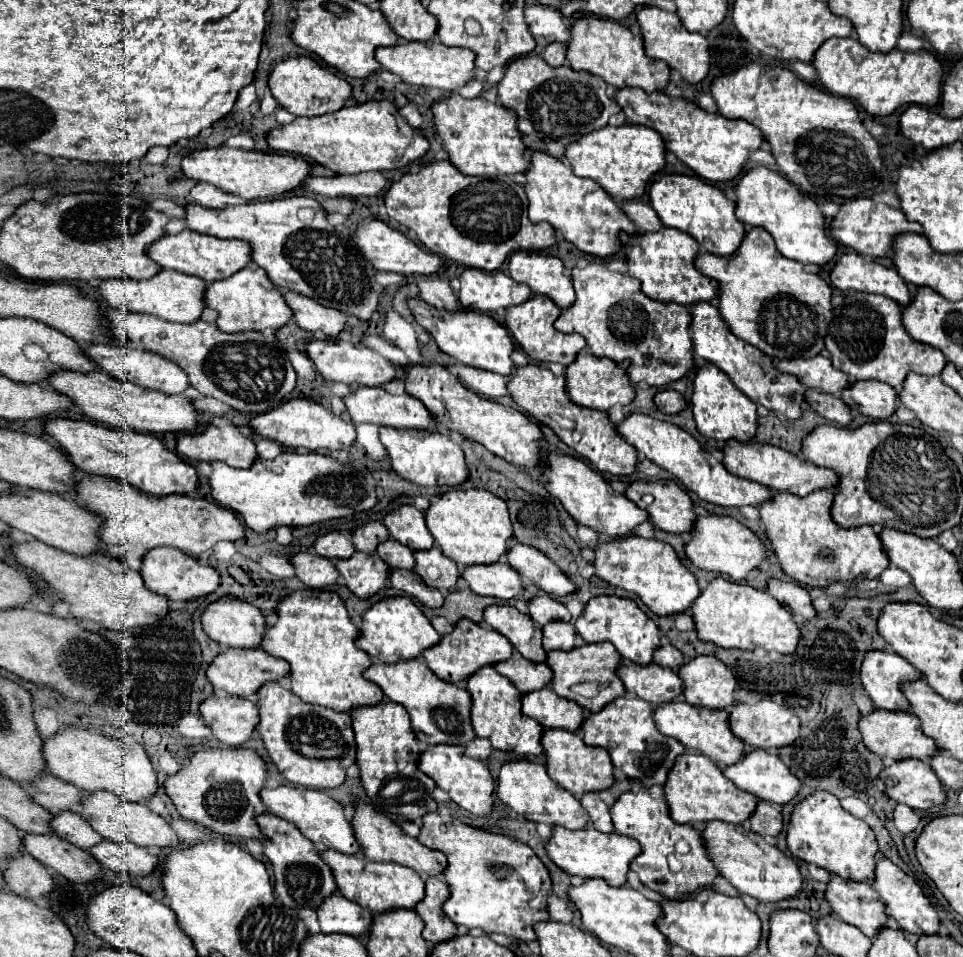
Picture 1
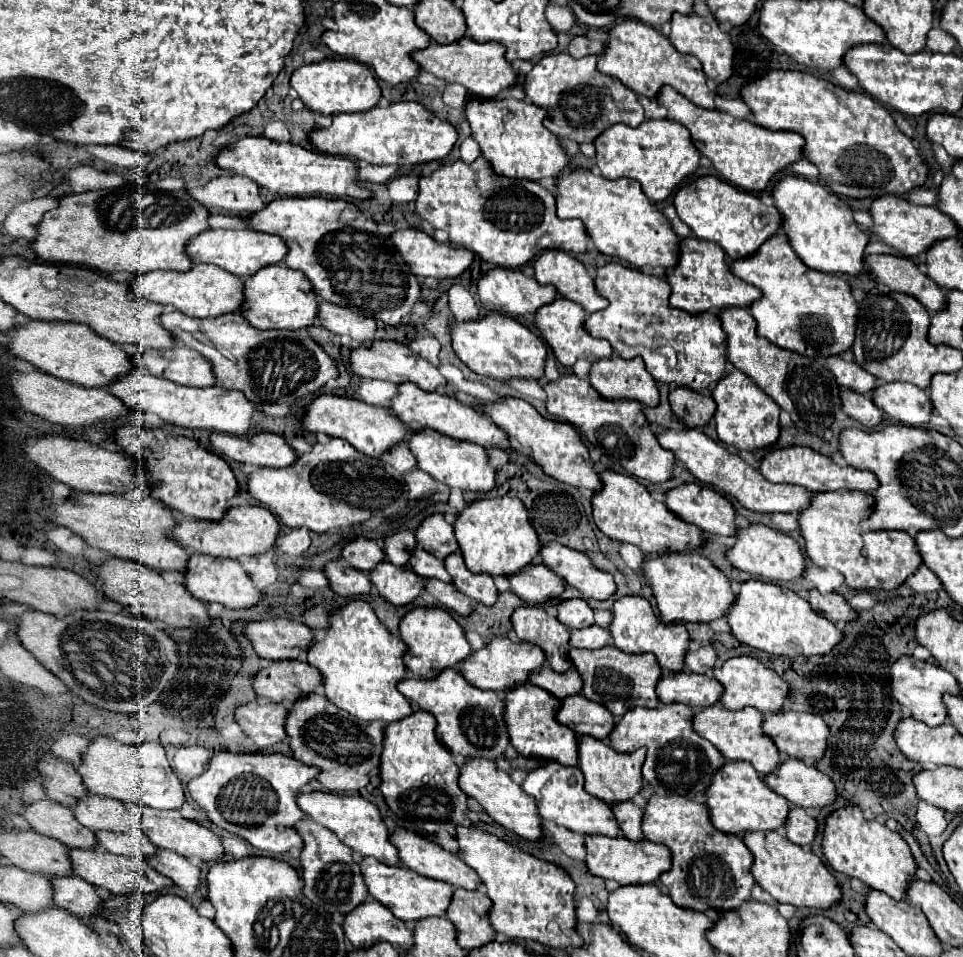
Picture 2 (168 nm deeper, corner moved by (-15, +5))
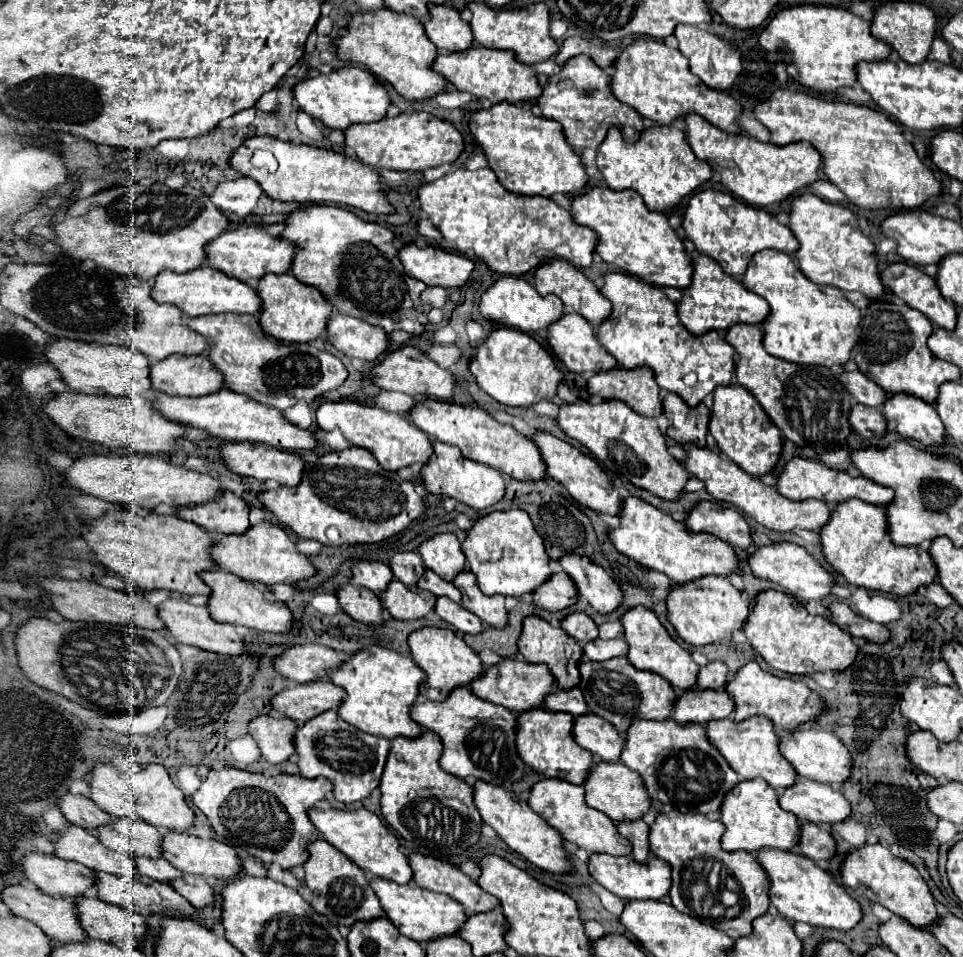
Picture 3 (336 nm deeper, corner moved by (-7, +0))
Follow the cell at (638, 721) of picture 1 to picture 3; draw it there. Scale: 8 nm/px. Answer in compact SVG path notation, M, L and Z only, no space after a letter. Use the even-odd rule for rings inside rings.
M671 718L661 722L635 720L627 732L621 762L643 776L645 788L653 800L673 806L679 812L719 812L723 796L727 796L741 780L727 760L723 760L719 750L707 740L705 726L681 726Z

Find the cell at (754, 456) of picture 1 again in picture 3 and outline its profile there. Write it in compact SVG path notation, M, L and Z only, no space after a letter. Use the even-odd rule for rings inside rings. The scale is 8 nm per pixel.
M793 458L783 472L779 474L779 484L777 484L779 494L783 494L789 500L823 500L827 504L839 504L851 498L859 498L867 504L875 504L875 506L887 506L893 500L893 490L879 486L877 482L865 478L865 476L849 476L847 472L839 472L833 468L827 468L825 464L813 462L813 460L805 460L805 458Z

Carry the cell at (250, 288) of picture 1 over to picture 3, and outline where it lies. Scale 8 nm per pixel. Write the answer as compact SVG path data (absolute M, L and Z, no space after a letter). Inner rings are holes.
M265 274L261 280L259 280L259 286L257 286L257 294L261 296L263 300L263 312L259 316L259 322L261 322L261 328L277 338L277 340L283 340L283 342L311 342L311 340L317 340L331 314L333 314L333 304L327 302L323 298L323 294L317 290L317 288L311 288L303 282L299 282L293 274Z

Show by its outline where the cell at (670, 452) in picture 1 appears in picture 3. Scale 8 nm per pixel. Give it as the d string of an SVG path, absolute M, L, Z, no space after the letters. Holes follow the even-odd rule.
M695 444L689 446L689 458L683 462L683 466L697 476L699 480L705 482L707 492L719 500L719 502L727 502L735 508L739 508L741 512L745 512L747 516L755 518L759 524L763 524L769 530L775 532L793 532L795 528L801 530L815 530L819 532L823 528L823 524L827 524L829 516L831 516L831 508L825 502L819 500L803 500L803 502L793 502L787 500L785 496L781 496L775 488L765 486L761 480L749 476L747 472L743 472L743 468L739 468L733 460L713 454L707 448L697 448Z

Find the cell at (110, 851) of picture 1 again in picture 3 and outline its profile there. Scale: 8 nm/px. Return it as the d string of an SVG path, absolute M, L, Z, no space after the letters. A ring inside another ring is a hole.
M185 874L185 876L181 876L179 880L171 882L171 886L173 886L183 898L187 898L195 908L213 906L215 900L217 900L215 890L213 890L213 888L205 882L205 878L201 878L201 876Z

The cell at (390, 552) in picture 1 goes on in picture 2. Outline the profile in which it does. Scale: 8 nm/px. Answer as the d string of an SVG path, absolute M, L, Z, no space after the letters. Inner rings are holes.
M415 547L413 553L411 553L411 559L409 559L409 567L421 575L421 577L437 577L445 583L451 581L449 573L445 571L443 567L443 561L441 559L435 559L433 555L429 555L427 551L423 551L421 547Z

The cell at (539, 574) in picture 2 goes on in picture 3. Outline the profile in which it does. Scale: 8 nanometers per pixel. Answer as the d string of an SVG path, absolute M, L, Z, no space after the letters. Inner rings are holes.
M557 572L547 582L543 582L533 594L533 600L537 602L537 606L551 612L573 606L577 598L579 598L579 592L571 576L567 576L567 572Z

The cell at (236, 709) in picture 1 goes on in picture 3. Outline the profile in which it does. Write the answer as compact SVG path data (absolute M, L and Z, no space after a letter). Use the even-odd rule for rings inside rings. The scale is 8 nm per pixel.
M257 716L249 724L249 734L261 748L261 758L271 764L287 762L295 754L295 732L299 724L291 718Z

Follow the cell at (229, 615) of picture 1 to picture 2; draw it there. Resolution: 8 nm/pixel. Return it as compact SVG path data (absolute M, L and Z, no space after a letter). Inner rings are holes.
M287 617L245 623L245 637L263 659L301 659L315 641L311 629Z

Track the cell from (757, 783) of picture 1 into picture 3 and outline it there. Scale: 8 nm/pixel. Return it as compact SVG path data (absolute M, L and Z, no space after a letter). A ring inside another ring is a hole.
M807 778L781 792L779 804L783 810L793 812L801 822L813 824L837 824L851 814L851 804L845 800L839 788L829 784L817 784Z

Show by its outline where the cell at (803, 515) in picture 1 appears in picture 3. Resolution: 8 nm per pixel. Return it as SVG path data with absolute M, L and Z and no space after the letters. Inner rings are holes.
M847 500L833 508L829 522L823 526L821 546L827 562L845 576L853 586L877 590L895 596L915 594L921 586L933 584L937 578L935 560L925 546L895 546L887 536L887 516L885 508L865 504L863 500Z

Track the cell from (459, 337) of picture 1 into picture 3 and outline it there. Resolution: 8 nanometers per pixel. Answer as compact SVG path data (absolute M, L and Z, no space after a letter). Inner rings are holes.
M499 328L489 334L489 338L475 348L475 356L469 364L477 384L505 406L533 406L541 400L553 398L559 384L563 382L563 372L557 368L549 350L545 350L535 338L525 332L511 328Z

